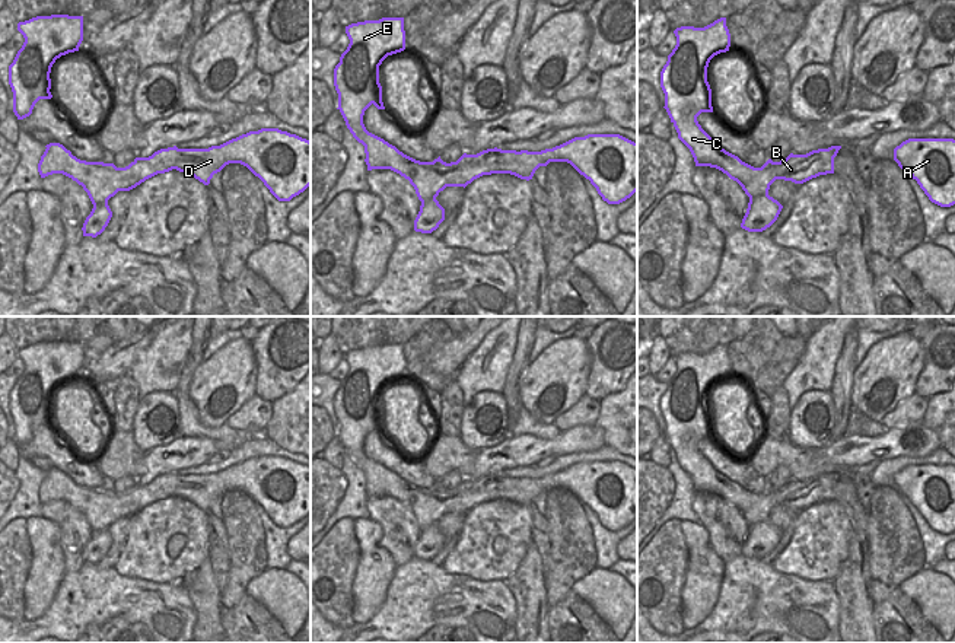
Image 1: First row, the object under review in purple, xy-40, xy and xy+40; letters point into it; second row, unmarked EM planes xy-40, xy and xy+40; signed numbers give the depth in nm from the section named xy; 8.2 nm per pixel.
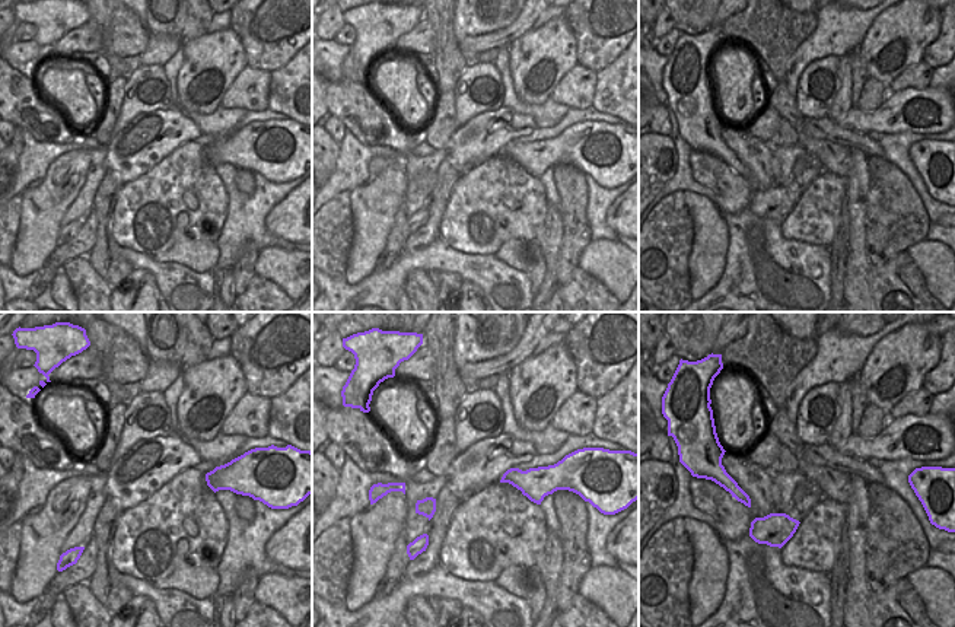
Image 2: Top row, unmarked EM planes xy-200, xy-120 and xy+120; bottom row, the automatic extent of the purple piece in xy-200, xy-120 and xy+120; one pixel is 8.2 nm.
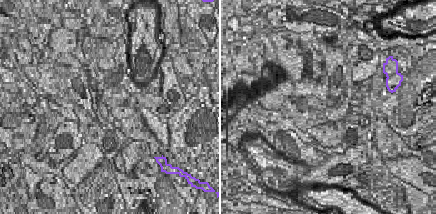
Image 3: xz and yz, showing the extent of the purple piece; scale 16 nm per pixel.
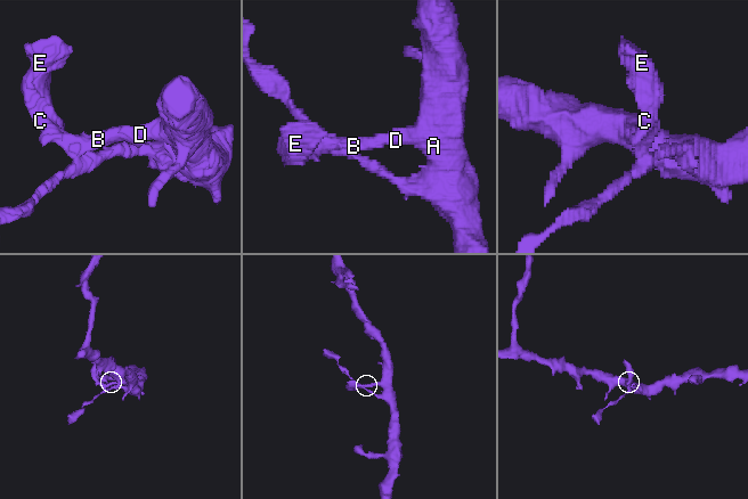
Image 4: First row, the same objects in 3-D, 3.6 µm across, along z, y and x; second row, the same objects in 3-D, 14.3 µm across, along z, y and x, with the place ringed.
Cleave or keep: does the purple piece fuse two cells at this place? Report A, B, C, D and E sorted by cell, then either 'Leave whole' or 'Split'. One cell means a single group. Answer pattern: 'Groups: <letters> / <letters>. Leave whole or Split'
Groups: A B C D E. Leave whole

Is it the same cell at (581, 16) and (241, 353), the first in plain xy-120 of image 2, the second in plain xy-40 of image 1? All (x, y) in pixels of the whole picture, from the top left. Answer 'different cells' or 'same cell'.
different cells

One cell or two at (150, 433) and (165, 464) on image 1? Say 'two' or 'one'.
two

